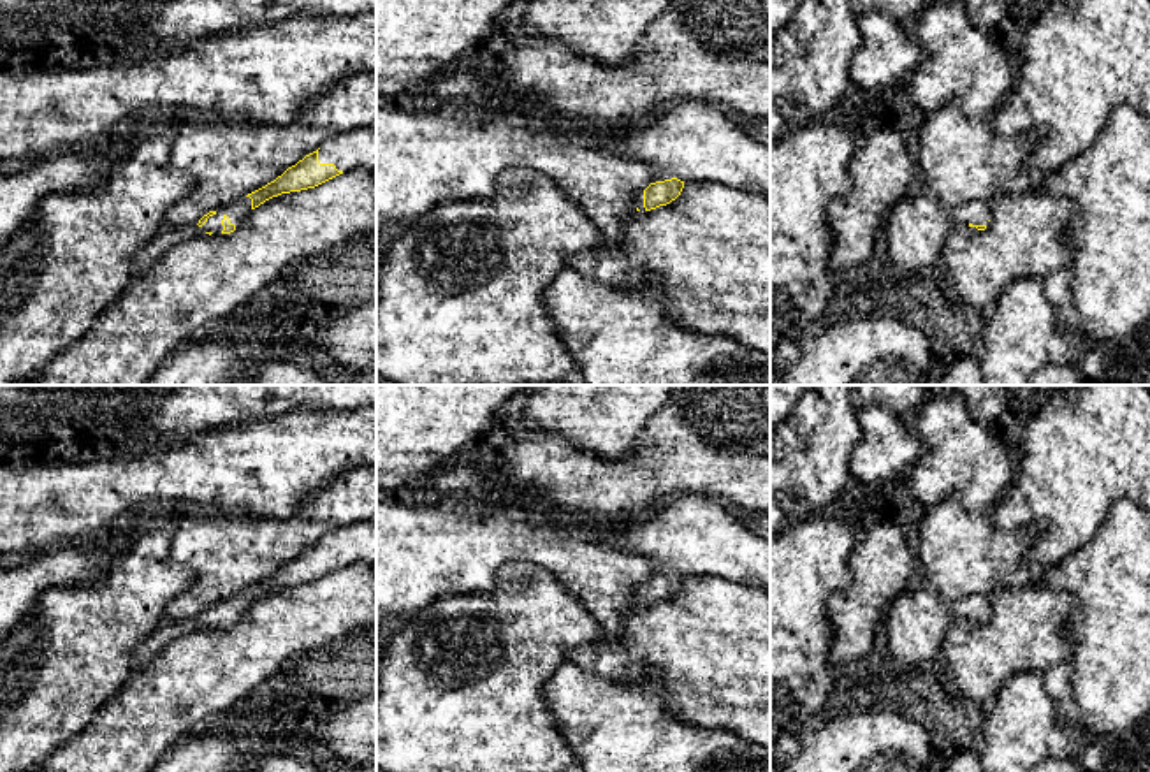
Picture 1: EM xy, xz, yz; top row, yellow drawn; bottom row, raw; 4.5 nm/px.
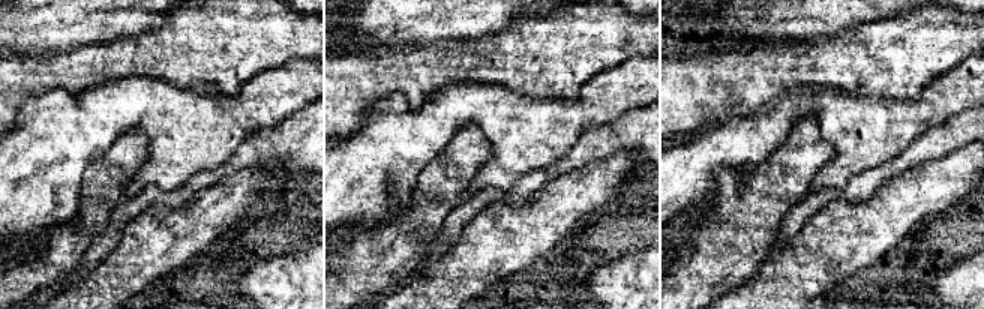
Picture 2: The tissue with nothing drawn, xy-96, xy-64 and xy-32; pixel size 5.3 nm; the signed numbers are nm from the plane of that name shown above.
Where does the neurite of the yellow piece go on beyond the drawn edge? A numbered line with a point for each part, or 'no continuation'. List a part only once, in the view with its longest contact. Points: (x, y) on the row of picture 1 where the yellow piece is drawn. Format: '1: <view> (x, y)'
1: xy (356, 148)

